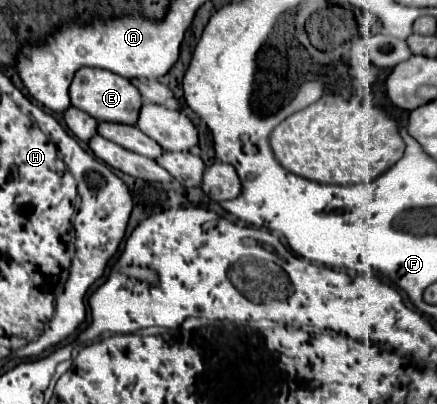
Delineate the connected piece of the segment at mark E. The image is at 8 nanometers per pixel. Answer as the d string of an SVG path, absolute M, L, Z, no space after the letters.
M82 68L76 72L72 84L70 84L70 102L88 112L98 122L120 122L120 124L136 124L136 116L140 112L140 92L136 86L130 84L130 80L124 80L122 76L116 76L114 72L108 72L104 68Z

